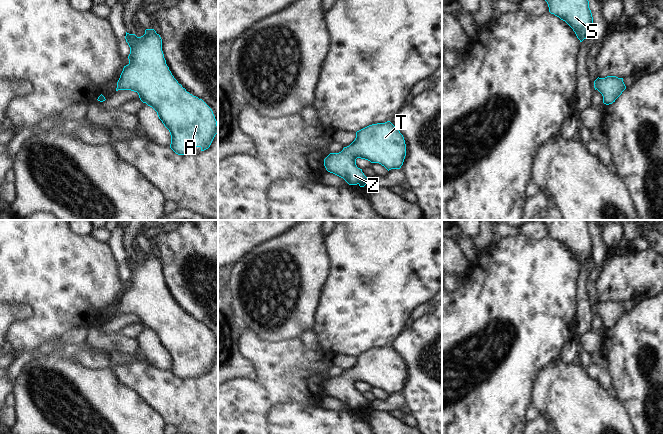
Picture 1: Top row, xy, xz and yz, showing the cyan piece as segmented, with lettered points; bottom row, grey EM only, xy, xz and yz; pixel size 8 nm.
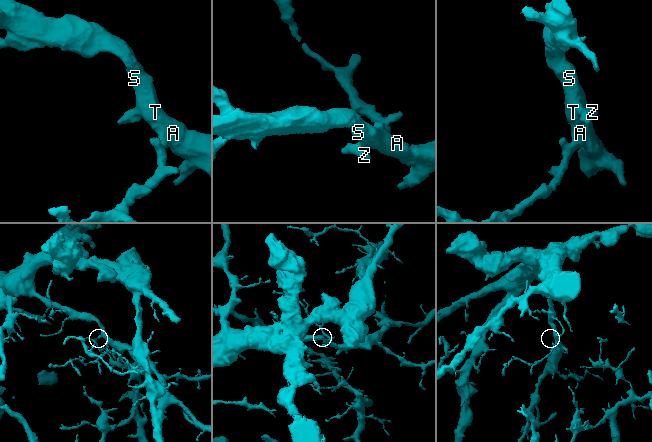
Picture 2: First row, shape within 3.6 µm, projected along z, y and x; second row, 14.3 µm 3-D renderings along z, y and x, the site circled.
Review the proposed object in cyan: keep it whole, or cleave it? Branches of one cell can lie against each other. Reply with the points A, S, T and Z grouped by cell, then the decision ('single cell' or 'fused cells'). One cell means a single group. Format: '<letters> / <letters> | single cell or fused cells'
A S T Z | single cell

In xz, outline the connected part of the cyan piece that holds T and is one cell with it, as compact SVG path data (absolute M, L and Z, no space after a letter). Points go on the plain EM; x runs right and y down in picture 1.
M390 346L377 347L369 349L356 356L355 364L339 377L330 377L324 383L326 394L343 402L349 409L359 409L364 411L368 407L368 402L362 396L362 393L356 389L356 383L361 382L371 387L379 387L388 395L391 393L400 393L406 380L406 368L403 359Z

